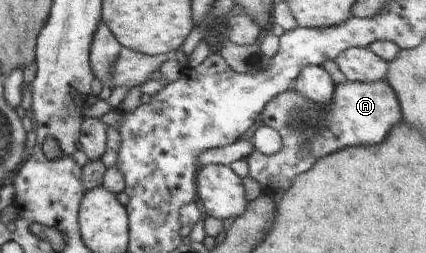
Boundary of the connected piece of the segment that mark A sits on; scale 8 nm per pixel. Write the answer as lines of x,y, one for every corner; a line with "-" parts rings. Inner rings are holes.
346,79
343,83
335,85
331,101
326,106
308,100
302,93
292,88
277,94
274,99
268,102
261,114
261,123
279,132
282,146
275,155
262,155
254,149
246,159
249,176
259,180
262,192
272,197
279,190
288,190
298,173
306,172
310,167
313,167
320,157
328,156
346,147
373,145
382,142
388,136
390,129
403,118
398,97
394,89
385,80
360,82

